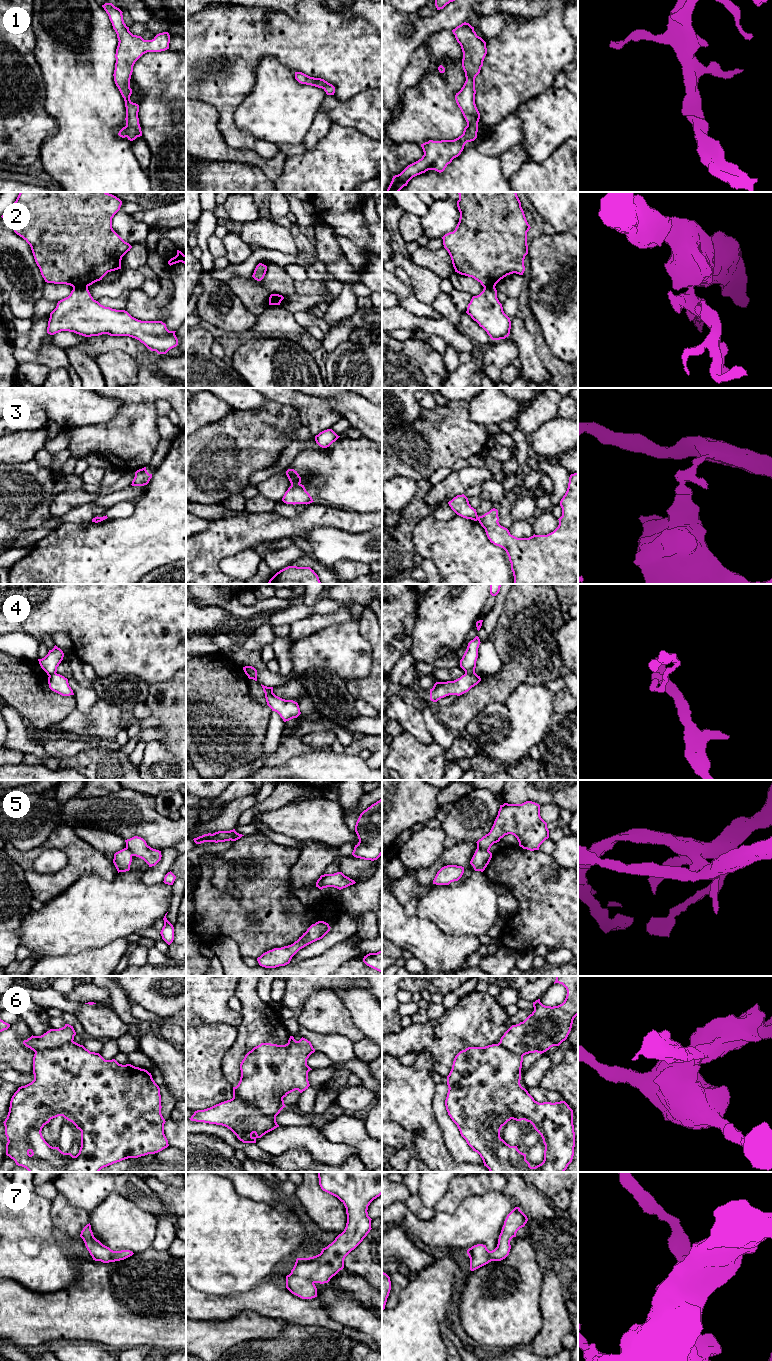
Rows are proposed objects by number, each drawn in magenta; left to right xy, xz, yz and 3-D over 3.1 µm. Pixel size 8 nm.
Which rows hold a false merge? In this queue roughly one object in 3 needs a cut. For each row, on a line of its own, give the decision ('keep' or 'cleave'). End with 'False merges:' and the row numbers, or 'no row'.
1: keep
2: cleave
3: cleave
4: cleave
5: cleave
6: cleave
7: keep
False merges: 2, 3, 4, 5, 6

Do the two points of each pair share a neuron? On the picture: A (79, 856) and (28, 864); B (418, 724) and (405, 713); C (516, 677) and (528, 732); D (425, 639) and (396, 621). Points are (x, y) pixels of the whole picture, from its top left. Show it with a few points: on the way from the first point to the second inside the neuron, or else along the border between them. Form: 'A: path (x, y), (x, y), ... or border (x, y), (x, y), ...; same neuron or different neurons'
A: path (65, 844), (48, 844), (38, 850); same neuron
B: path (415, 723), (408, 716); same neuron
C: border (542, 686), (520, 684), (501, 702); different neurons
D: border (417, 614), (413, 632), (413, 644), (410, 648); different neurons

